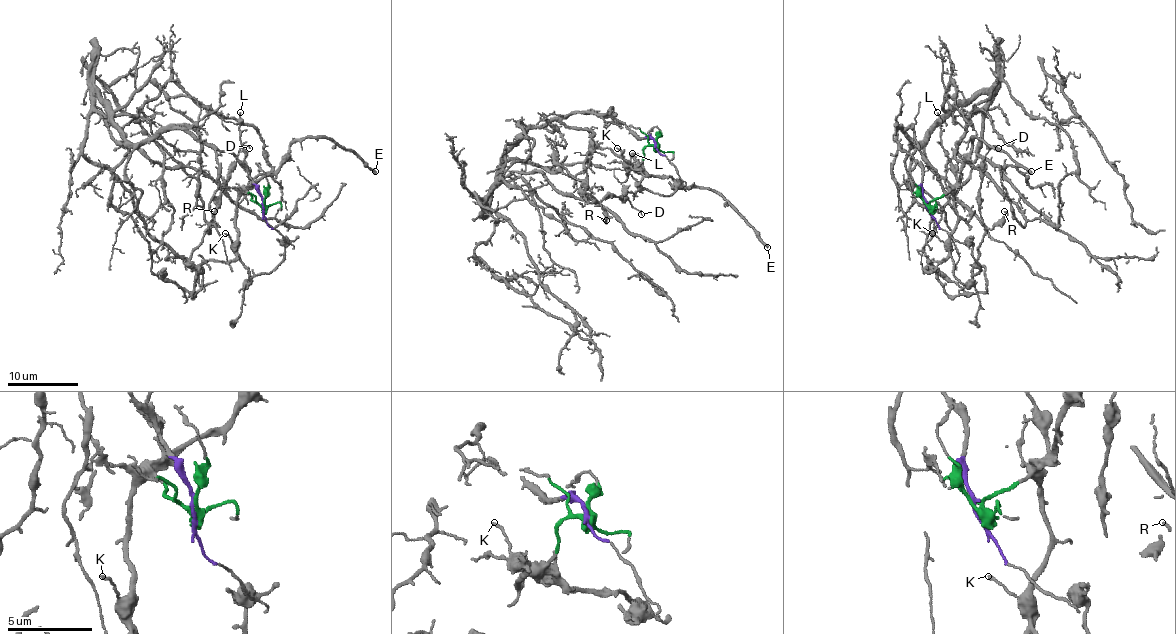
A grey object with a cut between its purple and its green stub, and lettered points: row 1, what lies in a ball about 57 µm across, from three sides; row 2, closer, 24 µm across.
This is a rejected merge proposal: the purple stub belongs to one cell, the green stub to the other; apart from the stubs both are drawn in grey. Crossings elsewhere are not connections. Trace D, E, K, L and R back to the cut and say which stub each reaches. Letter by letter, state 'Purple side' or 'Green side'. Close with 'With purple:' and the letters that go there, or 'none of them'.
D: Green side
E: Green side
K: Green side
L: Green side
R: Green side
With purple: none of them

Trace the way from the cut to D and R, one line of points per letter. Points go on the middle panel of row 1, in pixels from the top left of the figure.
D: (655, 144), (627, 174), (627, 163), (610, 149), (594, 147), (585, 165), (585, 197), (622, 197), (641, 214)
R: (655, 144), (627, 174), (610, 149), (587, 154), (585, 197), (595, 200), (581, 193), (606, 219)

